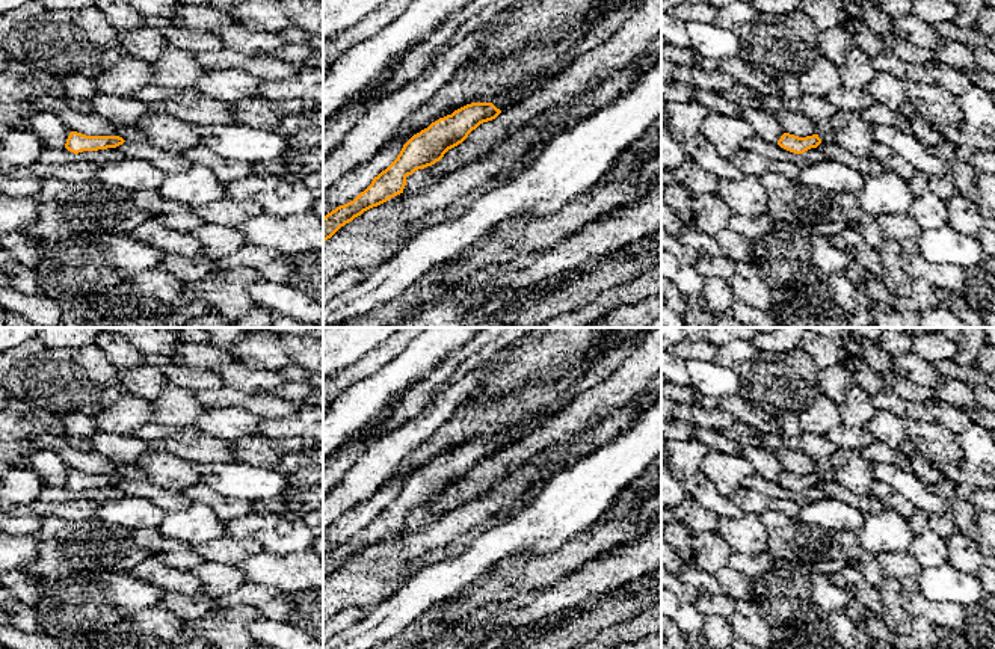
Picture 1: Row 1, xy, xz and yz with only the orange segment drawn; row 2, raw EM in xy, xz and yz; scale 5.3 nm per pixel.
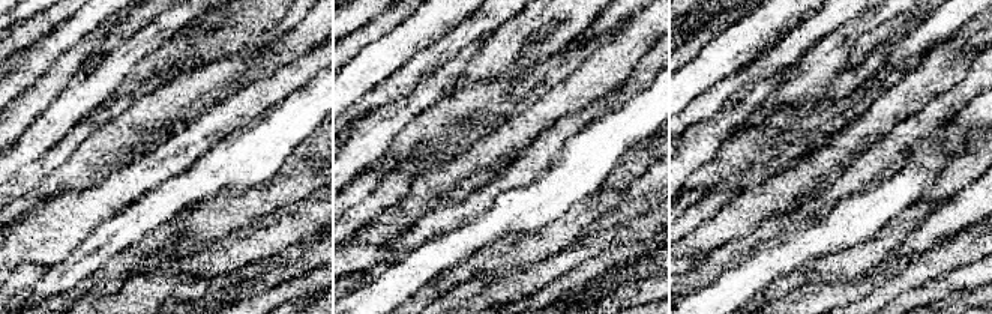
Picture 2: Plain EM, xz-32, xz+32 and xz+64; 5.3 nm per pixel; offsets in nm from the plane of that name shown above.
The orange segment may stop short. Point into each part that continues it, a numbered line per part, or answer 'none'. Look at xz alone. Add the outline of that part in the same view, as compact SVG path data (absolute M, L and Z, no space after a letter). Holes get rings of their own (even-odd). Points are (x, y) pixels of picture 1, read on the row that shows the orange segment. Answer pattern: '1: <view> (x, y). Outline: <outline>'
1: xz (514, 92). Outline: M539 72L530 77L522 77L521 80L513 80L510 85L500 88L495 97L486 103L492 103L497 109L504 112L512 104L521 101L525 95L530 95L557 77L559 75Z

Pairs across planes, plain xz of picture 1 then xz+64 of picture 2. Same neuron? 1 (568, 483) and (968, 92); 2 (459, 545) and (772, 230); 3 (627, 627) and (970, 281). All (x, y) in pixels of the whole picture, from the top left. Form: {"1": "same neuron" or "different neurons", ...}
{"1": "different neurons", "2": "same neuron", "3": "different neurons"}

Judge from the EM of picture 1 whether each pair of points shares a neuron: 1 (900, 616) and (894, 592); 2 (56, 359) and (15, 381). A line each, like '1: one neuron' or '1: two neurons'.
1: one neuron
2: one neuron

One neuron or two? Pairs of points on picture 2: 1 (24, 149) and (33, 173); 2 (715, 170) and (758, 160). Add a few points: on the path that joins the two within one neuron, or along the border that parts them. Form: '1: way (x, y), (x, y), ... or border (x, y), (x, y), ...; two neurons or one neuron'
1: border (57, 141), (15, 173); two neurons
2: way (725, 167), (733, 160), (748, 160); one neuron

